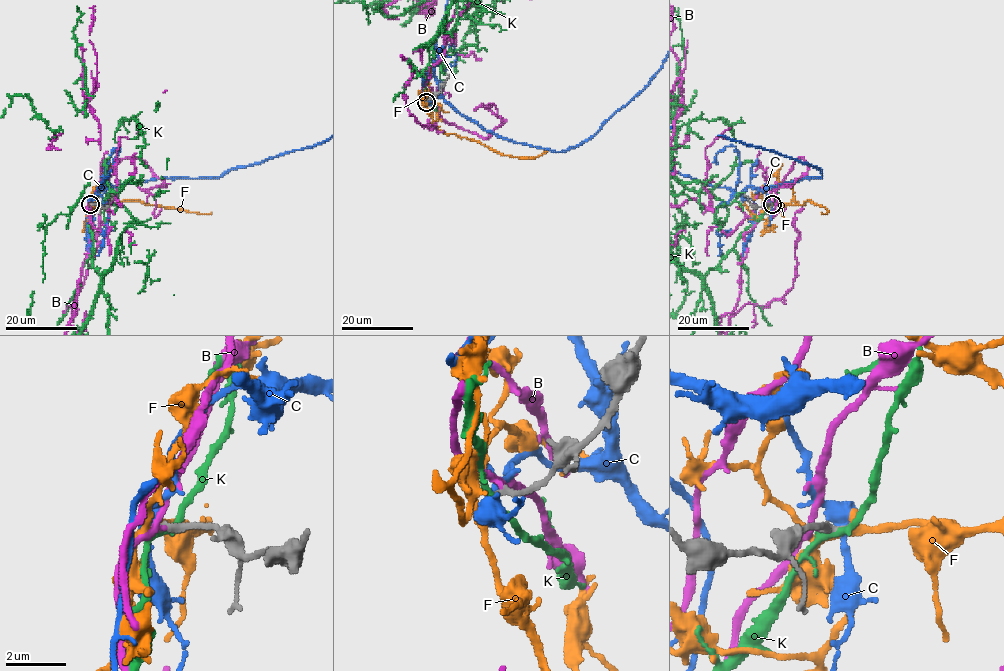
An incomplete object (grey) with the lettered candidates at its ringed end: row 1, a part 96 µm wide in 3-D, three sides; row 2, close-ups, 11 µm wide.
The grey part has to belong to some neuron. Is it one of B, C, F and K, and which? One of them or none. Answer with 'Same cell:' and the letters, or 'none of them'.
Same cell: F

